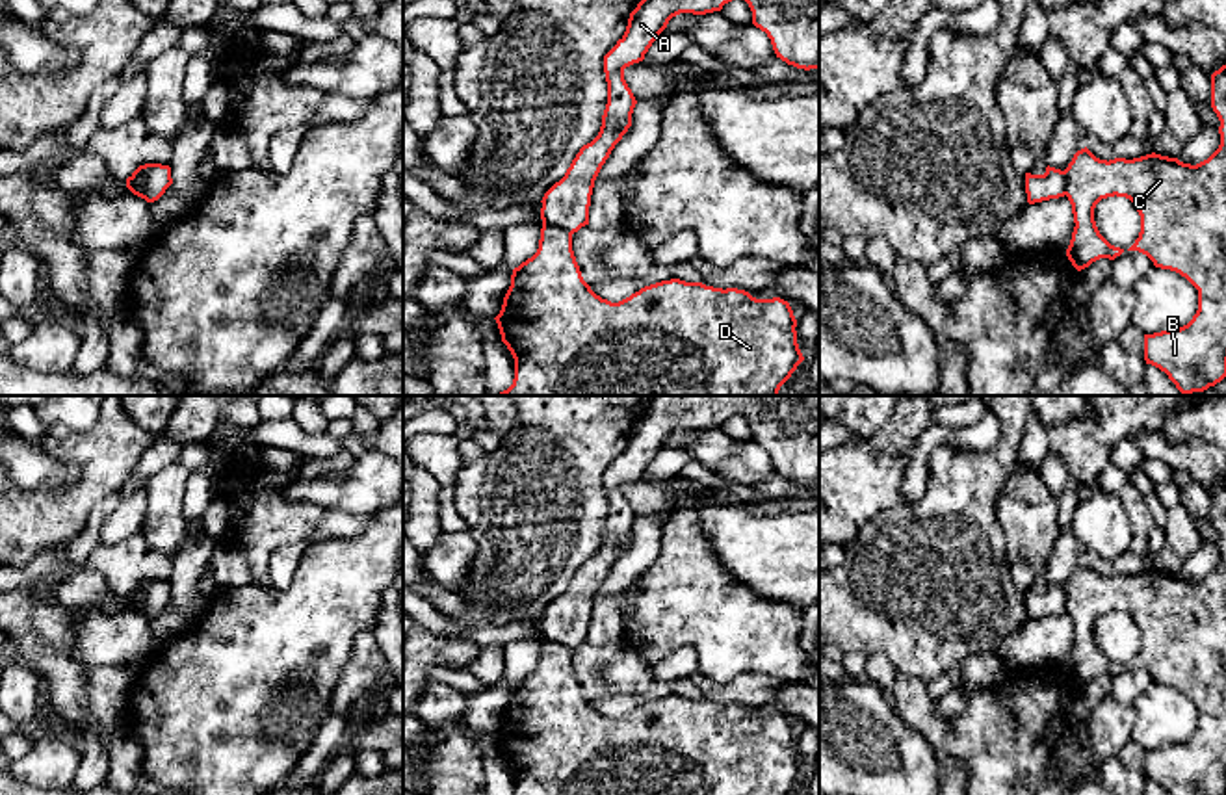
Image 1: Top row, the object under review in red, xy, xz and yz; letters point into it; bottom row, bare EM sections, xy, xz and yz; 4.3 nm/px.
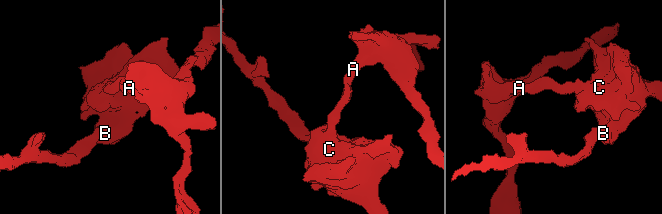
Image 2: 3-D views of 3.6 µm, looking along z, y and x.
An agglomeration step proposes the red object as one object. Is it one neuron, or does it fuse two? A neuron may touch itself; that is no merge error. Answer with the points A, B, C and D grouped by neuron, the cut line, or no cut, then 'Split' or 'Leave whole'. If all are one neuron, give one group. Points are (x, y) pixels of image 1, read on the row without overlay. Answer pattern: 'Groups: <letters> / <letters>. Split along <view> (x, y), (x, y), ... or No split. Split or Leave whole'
Groups: A / B C D. Split along xz (543, 639), (573, 649). Split

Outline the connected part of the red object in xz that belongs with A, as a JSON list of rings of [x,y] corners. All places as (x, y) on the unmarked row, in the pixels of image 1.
[[[654,396],[630,429],[624,451],[604,472],[607,520],[600,548],[544,609],[542,641],[572,650],[589,641],[594,596],[632,542],[637,520],[624,485],[645,476],[672,433],[721,427],[736,414],[749,420],[752,440],[767,450],[776,474],[797,485],[819,485],[819,396]]]

